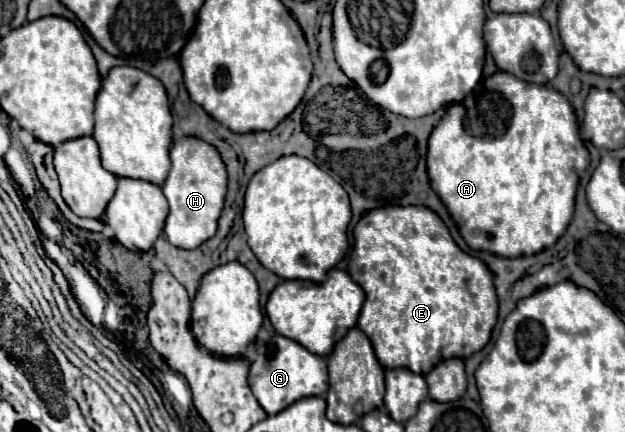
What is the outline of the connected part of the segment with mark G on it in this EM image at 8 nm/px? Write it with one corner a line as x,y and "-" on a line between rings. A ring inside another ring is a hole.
273,335
265,343
257,341
255,349
257,359
249,369
249,387
267,415
277,415
297,399
327,393
327,361
321,355
313,355
303,345
297,345
297,341
281,335

